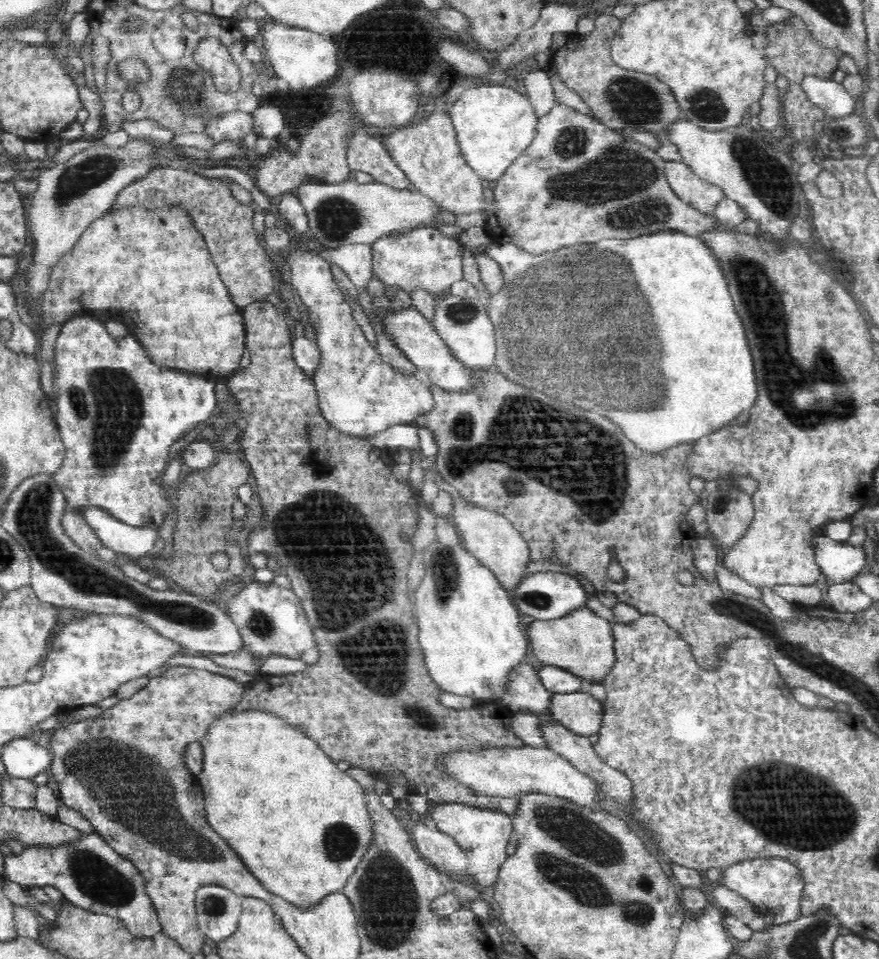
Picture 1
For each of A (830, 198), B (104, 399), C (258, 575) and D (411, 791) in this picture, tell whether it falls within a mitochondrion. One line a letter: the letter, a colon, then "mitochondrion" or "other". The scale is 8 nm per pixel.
A: other
B: mitochondrion
C: other
D: other

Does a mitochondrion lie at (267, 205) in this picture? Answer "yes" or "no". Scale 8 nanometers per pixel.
no

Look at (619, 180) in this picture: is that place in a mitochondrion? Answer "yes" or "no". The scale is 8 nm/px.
yes

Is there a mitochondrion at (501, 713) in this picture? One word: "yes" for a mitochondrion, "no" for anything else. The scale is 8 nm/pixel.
no

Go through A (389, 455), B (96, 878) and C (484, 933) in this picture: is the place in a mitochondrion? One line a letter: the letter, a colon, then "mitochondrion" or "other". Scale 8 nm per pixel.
A: other
B: mitochondrion
C: other

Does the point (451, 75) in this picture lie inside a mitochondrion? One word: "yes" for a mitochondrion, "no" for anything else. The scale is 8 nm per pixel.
no

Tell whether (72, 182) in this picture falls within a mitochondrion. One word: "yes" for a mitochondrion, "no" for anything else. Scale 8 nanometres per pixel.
yes

